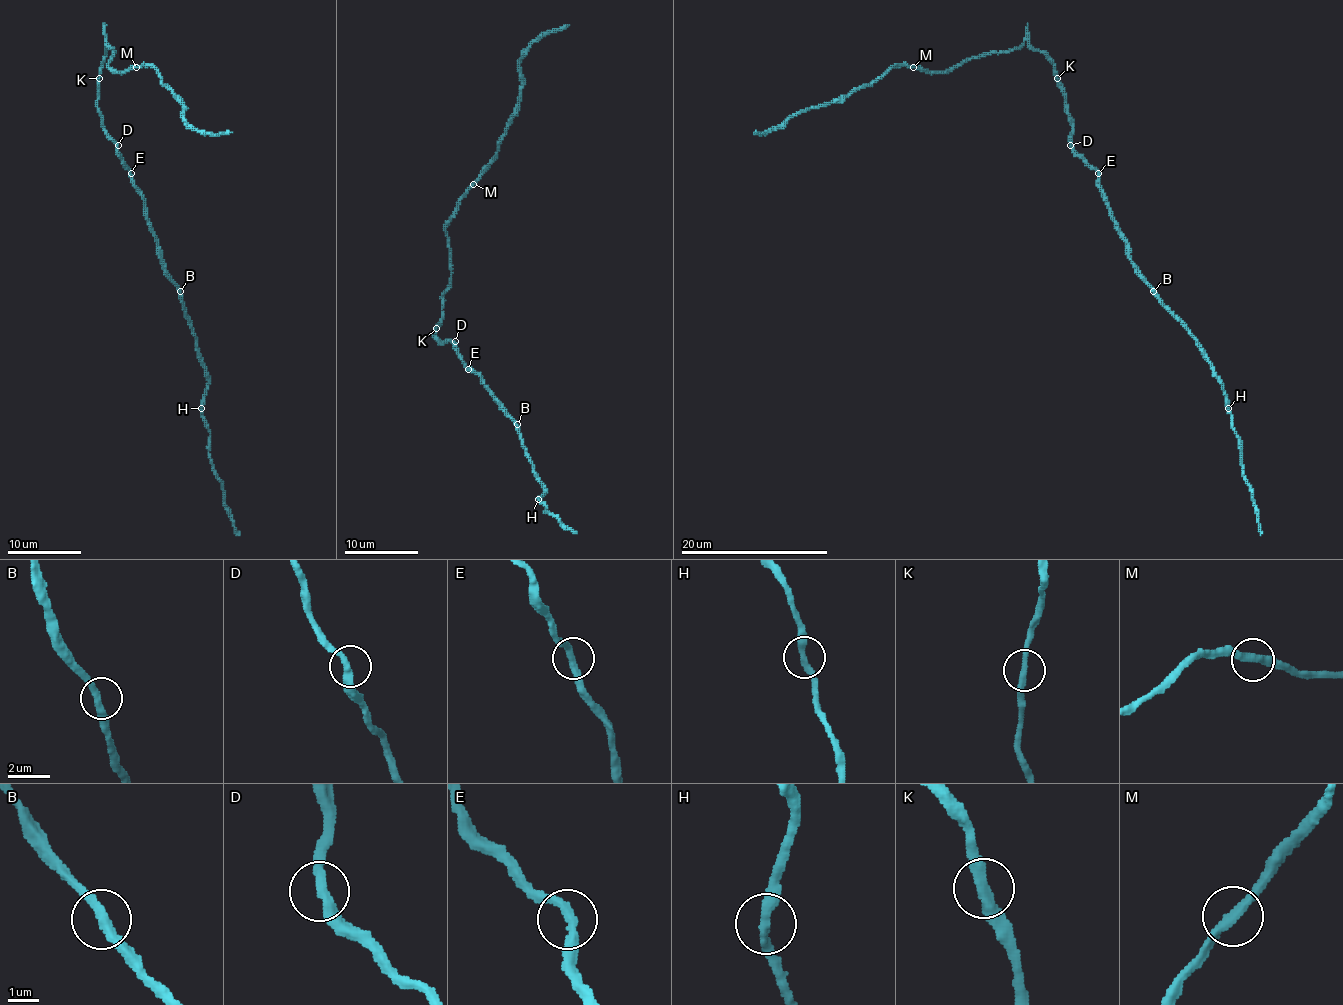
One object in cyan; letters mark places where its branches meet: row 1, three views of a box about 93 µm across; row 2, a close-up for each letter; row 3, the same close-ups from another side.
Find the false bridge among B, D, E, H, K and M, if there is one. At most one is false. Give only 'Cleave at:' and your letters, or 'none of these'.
Cleave at: none of these

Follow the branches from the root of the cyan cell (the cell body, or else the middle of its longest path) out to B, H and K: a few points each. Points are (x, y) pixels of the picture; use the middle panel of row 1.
B: (453, 343), (462, 363), (484, 382), (501, 408), (517, 424)
H: (453, 343), (462, 363), (484, 382), (501, 408), (516, 422), (532, 470), (545, 489), (538, 498)
K: (453, 343), (442, 343), (434, 335), (436, 328)

